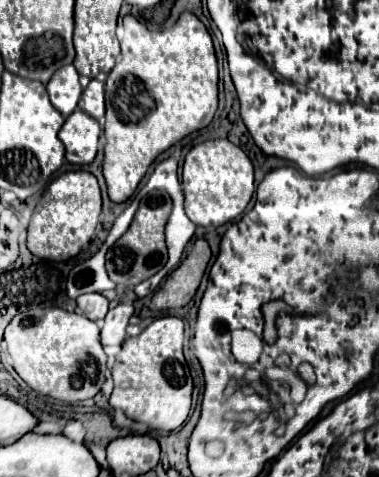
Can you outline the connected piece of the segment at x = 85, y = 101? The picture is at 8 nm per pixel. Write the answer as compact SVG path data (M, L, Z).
M90 80L88 88L82 92L78 106L86 114L90 114L96 122L98 118L104 117L104 84L98 80Z

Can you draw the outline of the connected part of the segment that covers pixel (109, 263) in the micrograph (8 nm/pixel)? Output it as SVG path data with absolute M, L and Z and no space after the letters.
M154 190L140 200L138 212L136 212L130 228L116 242L116 248L110 248L106 254L106 270L108 270L108 276L112 282L132 288L162 270L162 266L168 260L166 244L164 244L164 226L166 226L170 212L172 212L172 200L162 190Z

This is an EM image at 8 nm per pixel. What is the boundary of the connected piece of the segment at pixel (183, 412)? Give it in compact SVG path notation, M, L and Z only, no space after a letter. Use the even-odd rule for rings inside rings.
M176 316L156 318L142 334L124 340L112 368L114 392L110 396L110 406L152 430L172 432L182 426L192 402L192 376L182 354L182 344L184 324Z

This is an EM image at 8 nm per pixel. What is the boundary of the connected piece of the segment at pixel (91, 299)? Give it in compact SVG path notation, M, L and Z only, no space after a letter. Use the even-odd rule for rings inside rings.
M84 294L76 298L82 314L94 322L100 322L108 312L108 300L102 294Z

